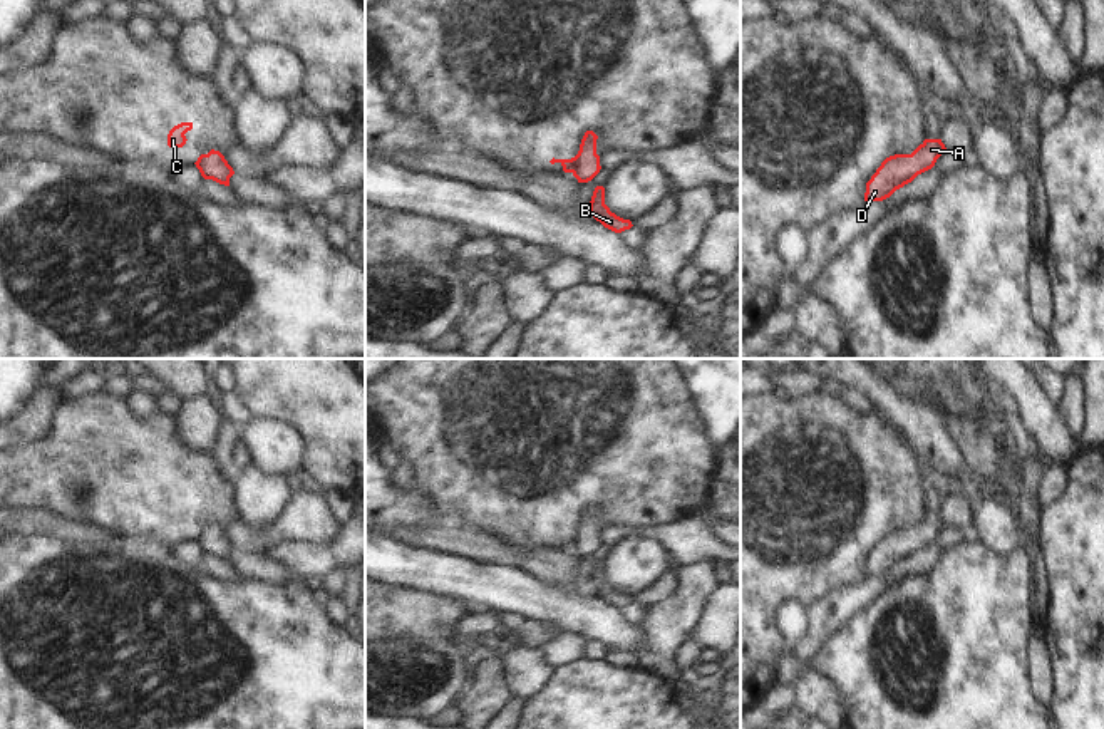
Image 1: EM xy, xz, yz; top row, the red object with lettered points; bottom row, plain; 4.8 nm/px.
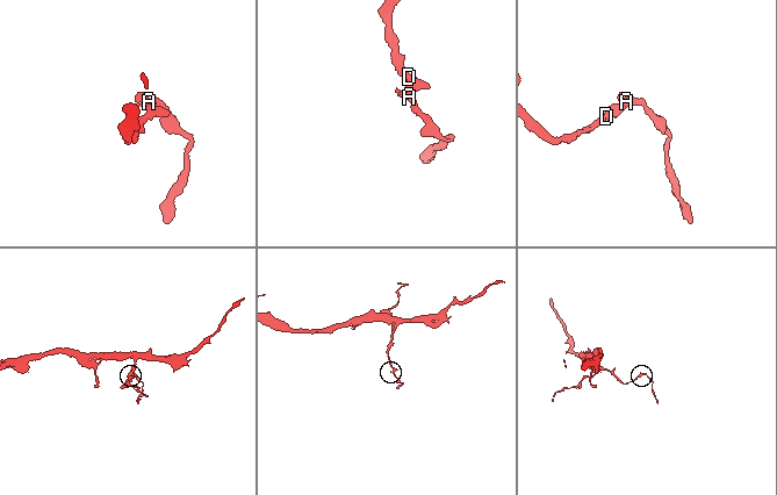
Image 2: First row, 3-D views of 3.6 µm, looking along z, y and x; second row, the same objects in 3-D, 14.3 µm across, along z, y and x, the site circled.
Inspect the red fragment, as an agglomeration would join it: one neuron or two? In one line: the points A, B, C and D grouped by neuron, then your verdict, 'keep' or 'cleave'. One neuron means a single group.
A B C D; keep

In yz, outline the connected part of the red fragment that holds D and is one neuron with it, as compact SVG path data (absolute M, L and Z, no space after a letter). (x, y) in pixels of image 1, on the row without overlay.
M925 514L911 530L886 533L866 558L864 576L883 576L890 573L918 550L931 545L936 535L947 526L941 514Z

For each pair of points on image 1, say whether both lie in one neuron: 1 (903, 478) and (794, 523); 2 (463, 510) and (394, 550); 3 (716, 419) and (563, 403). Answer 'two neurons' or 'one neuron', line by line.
1: one neuron
2: two neurons
3: two neurons

